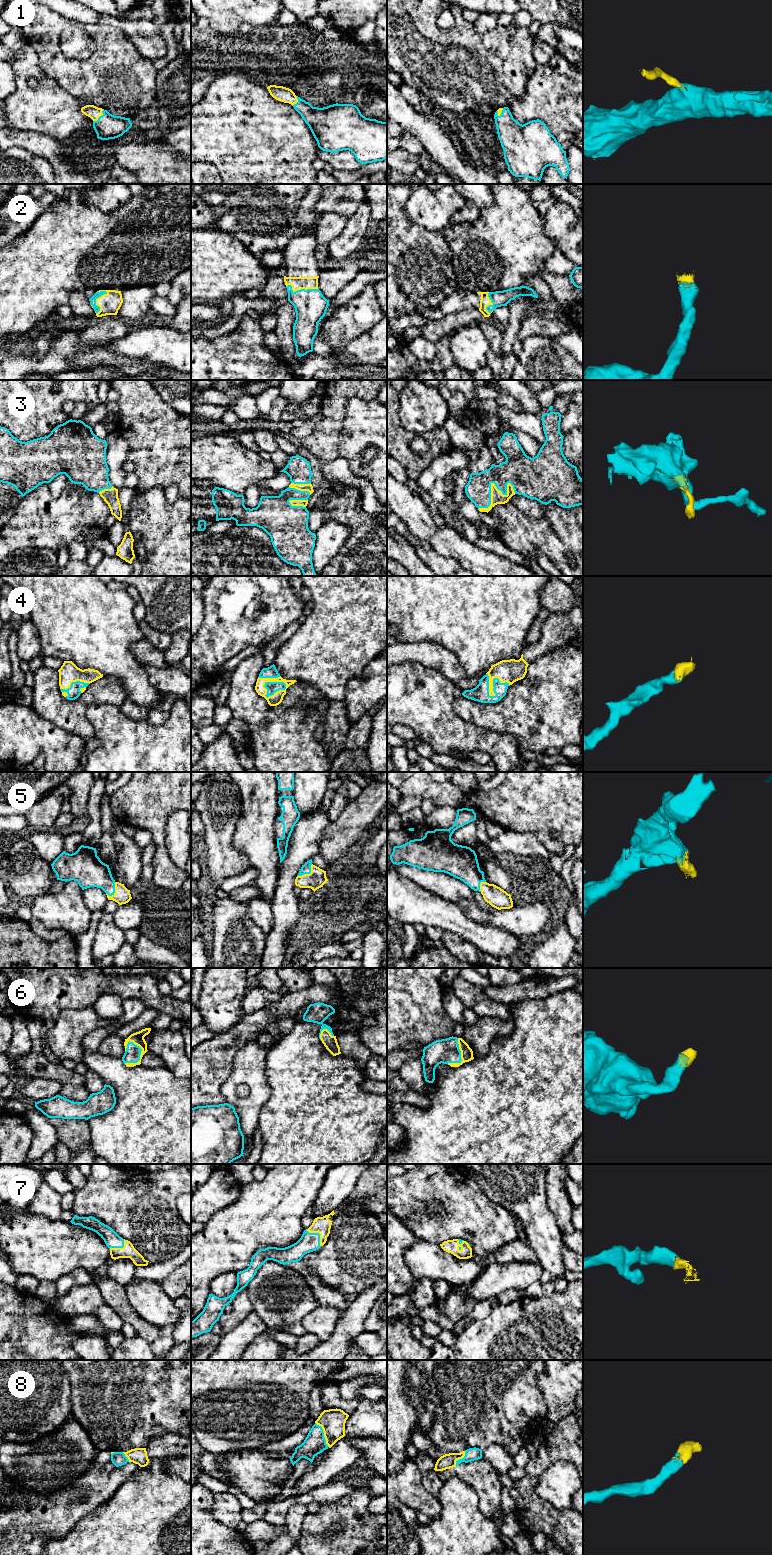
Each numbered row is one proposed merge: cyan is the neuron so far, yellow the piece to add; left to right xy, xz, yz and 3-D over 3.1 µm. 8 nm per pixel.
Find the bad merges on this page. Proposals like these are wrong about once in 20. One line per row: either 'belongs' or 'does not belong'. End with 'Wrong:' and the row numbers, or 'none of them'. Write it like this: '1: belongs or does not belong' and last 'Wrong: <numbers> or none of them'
1: belongs
2: belongs
3: belongs
4: belongs
5: belongs
6: belongs
7: belongs
8: belongs
Wrong: none of them

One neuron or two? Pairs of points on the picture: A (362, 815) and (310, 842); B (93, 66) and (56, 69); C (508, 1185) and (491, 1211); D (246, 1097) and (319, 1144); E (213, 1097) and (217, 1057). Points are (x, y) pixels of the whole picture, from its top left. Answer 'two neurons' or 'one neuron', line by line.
A: two neurons
B: one neuron
C: two neurons
D: two neurons
E: one neuron

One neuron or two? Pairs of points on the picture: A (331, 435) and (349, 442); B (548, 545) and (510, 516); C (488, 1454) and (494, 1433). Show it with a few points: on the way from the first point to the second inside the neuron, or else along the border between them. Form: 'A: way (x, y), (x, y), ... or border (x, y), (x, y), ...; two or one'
A: border (345, 415), (339, 439), (338, 456); two
B: way (539, 536), (537, 534), (528, 534), (519, 525); one
C: border (482, 1449), (498, 1444), (511, 1457); two

